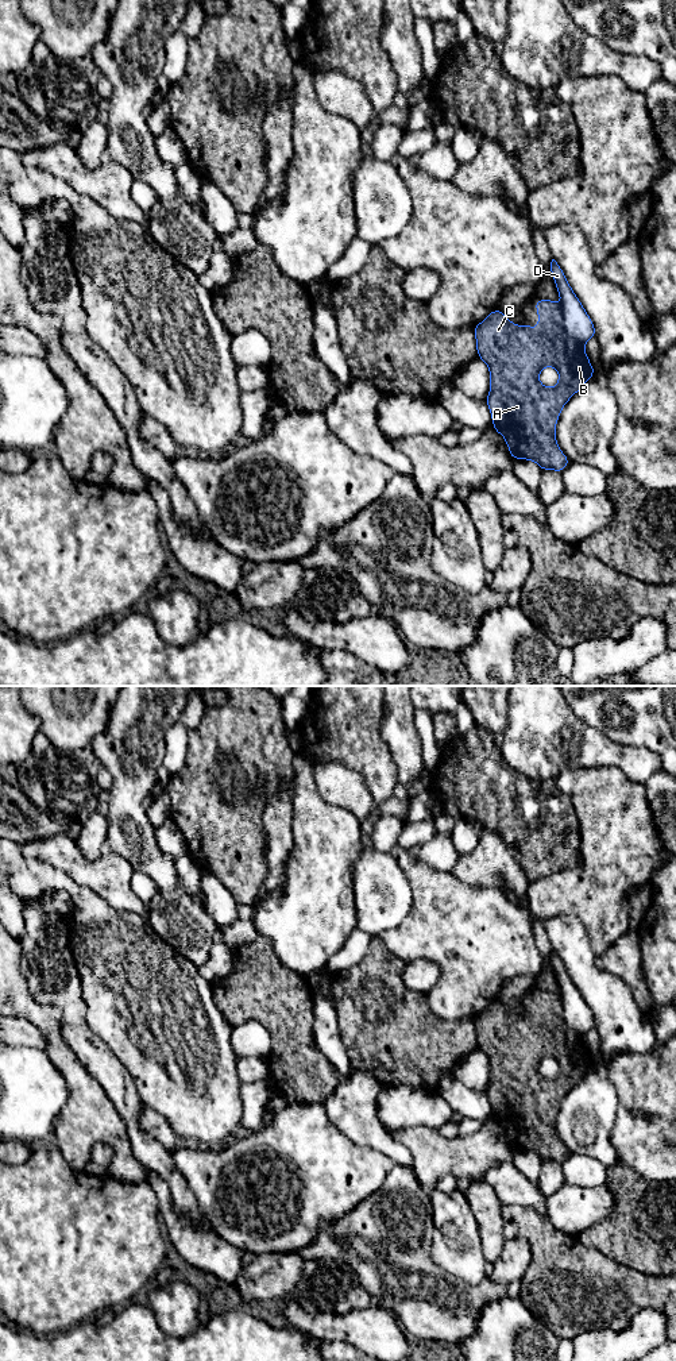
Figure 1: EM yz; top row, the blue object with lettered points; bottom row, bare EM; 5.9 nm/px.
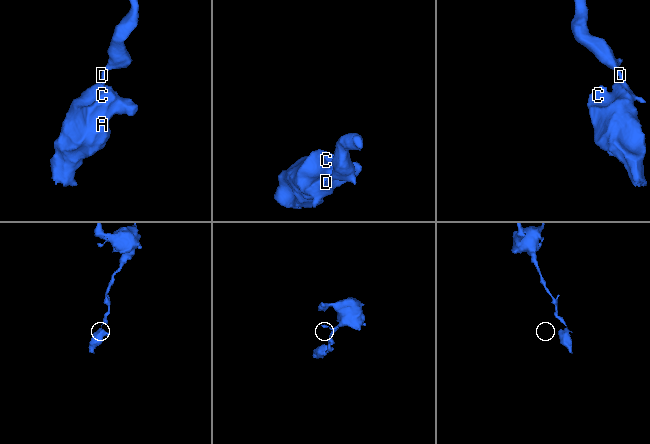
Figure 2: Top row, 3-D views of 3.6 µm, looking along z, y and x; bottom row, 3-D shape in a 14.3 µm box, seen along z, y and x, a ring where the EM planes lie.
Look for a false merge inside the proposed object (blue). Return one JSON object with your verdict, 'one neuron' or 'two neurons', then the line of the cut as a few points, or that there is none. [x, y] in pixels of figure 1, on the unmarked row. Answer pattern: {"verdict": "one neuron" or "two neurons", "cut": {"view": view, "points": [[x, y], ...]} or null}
{"verdict": "two neurons", "cut": {"view": "yz", "points": [[560, 998], [564, 1022], [583, 1036]]}}

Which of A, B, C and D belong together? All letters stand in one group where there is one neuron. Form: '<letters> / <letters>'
A B C / D

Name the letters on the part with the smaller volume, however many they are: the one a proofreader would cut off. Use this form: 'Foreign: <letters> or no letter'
Foreign: A, B, C

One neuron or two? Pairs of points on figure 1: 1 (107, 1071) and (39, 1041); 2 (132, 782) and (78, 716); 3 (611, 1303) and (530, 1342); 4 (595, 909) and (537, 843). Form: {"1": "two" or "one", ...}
{"1": "two", "2": "two", "3": "two", "4": "two"}

